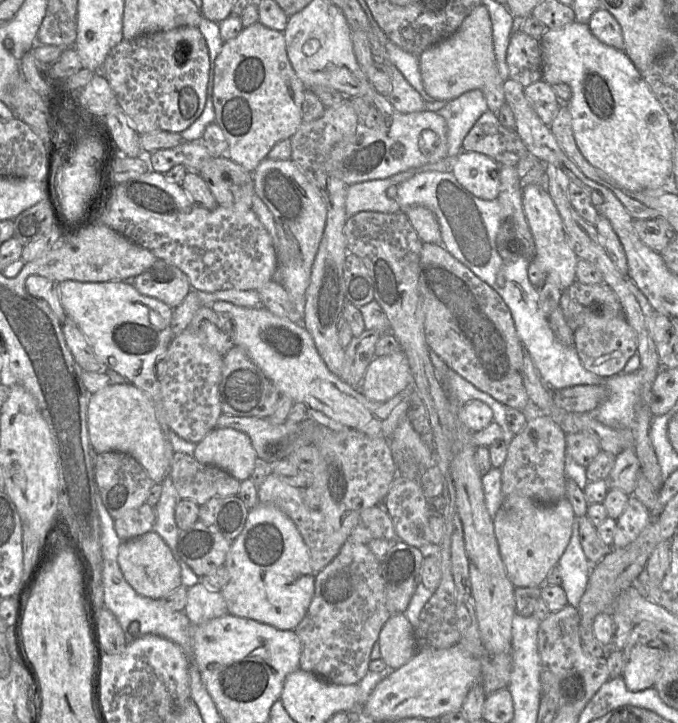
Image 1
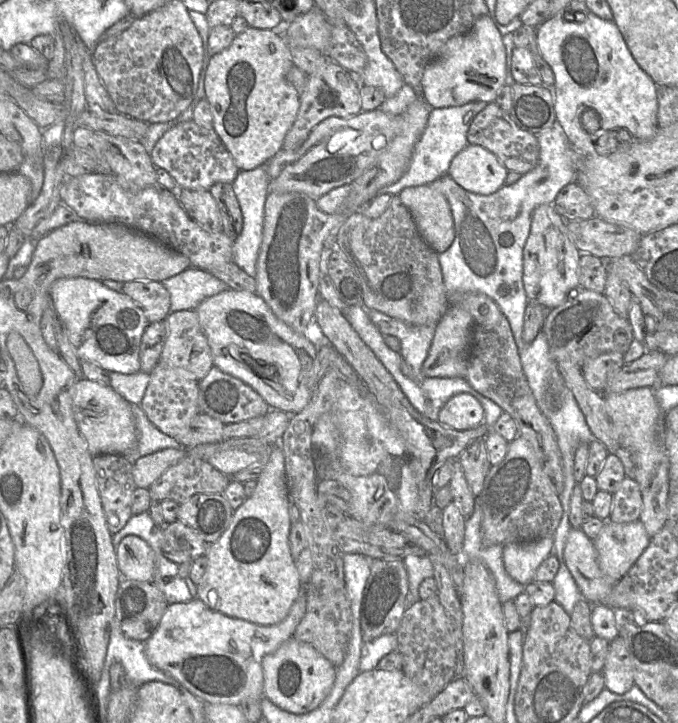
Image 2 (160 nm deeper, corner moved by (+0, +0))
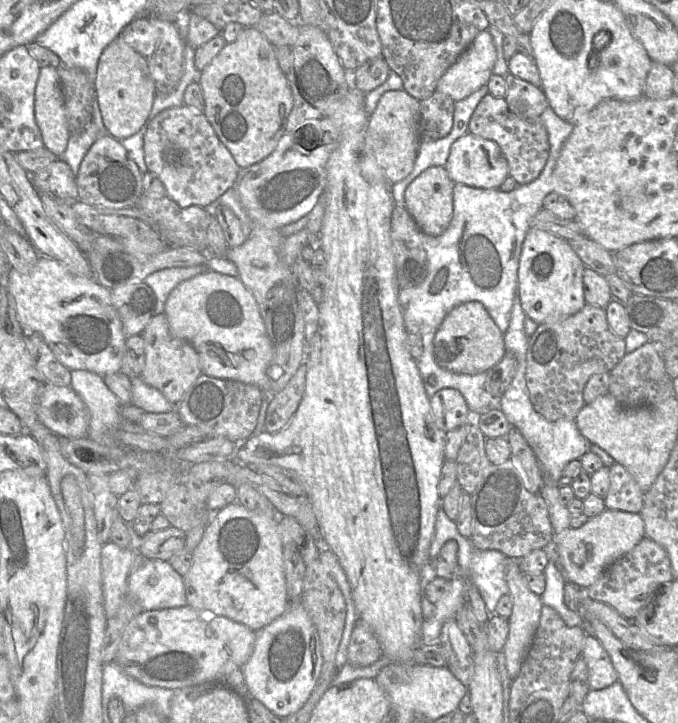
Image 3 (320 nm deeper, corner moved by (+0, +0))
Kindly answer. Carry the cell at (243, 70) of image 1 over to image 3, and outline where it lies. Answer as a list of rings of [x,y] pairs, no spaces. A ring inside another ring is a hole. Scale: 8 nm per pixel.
[[[244,27],[235,41],[226,43],[200,72],[198,83],[204,97],[204,115],[241,169],[262,161],[274,151],[285,134],[294,101],[286,75],[278,64],[275,46],[256,27]]]

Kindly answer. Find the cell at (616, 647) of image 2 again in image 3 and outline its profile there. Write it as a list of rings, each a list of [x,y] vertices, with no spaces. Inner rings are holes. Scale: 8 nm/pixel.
[[[593,635],[585,636],[581,656],[588,667],[590,689],[600,690],[618,681],[609,654]]]

